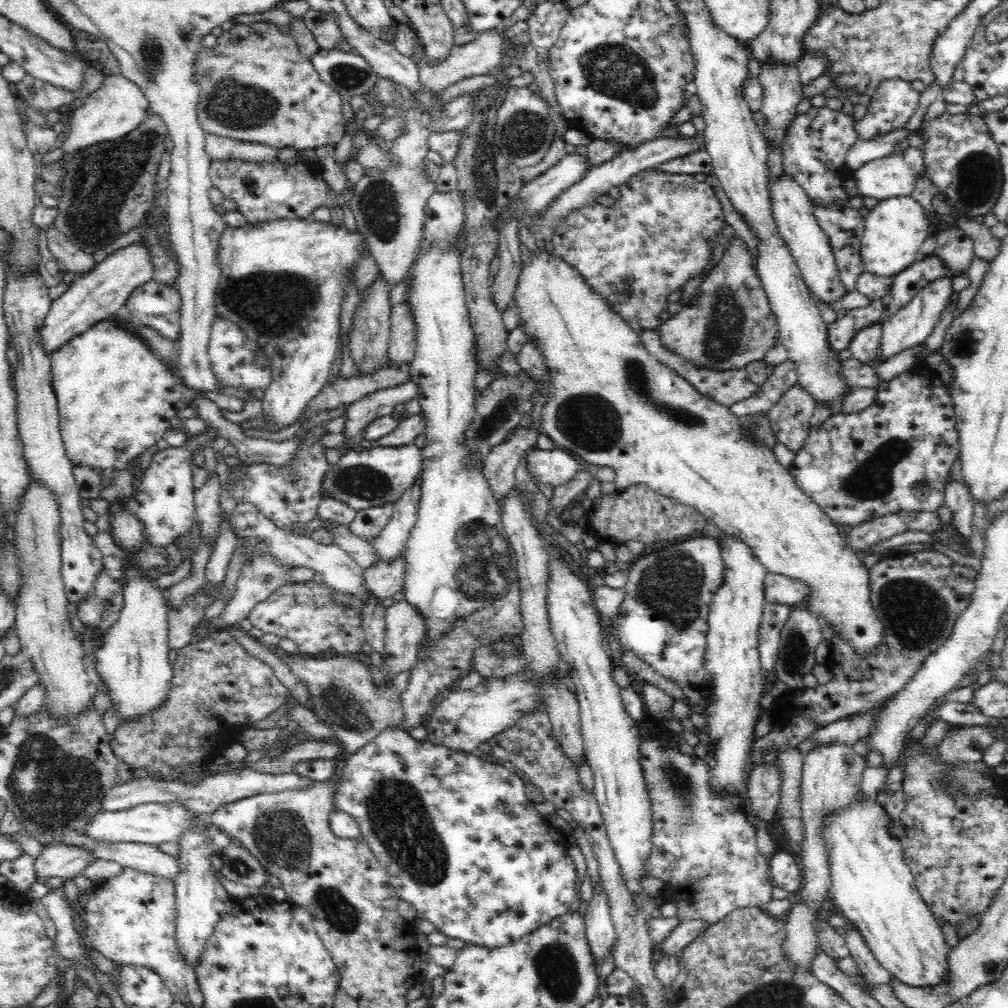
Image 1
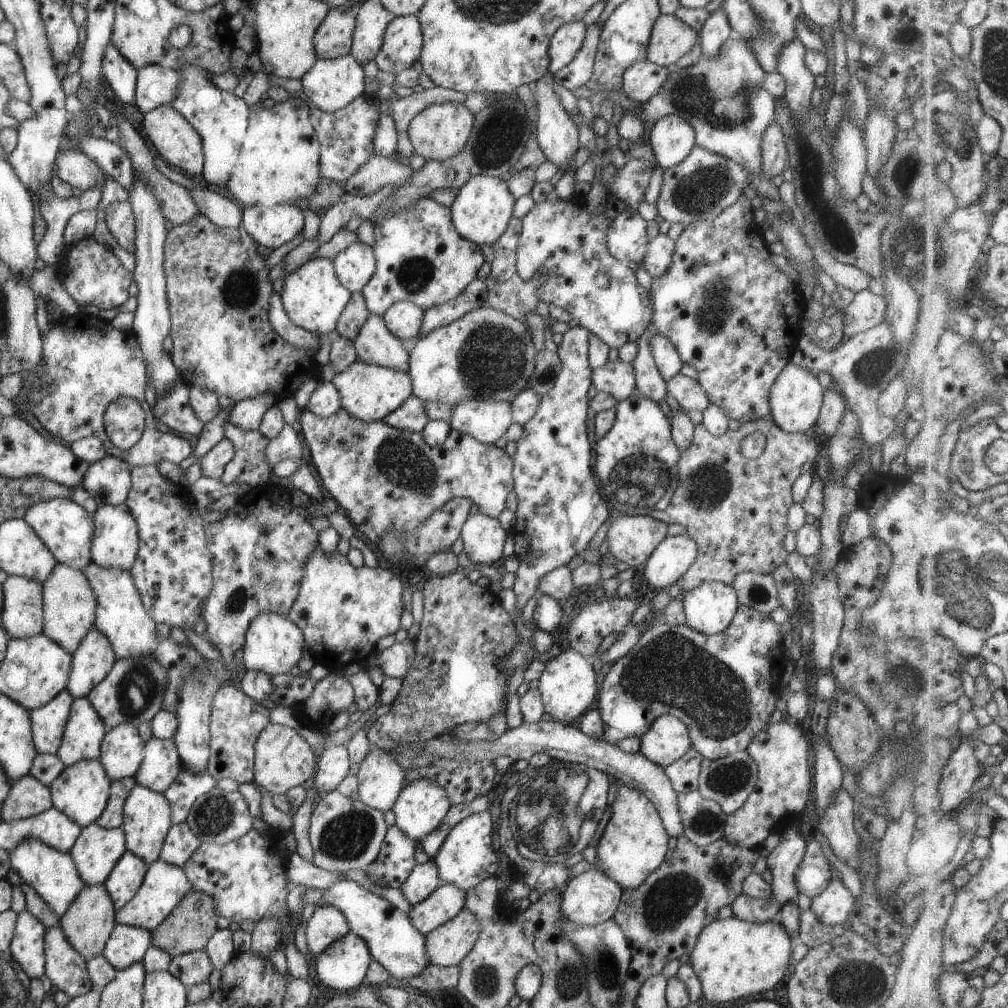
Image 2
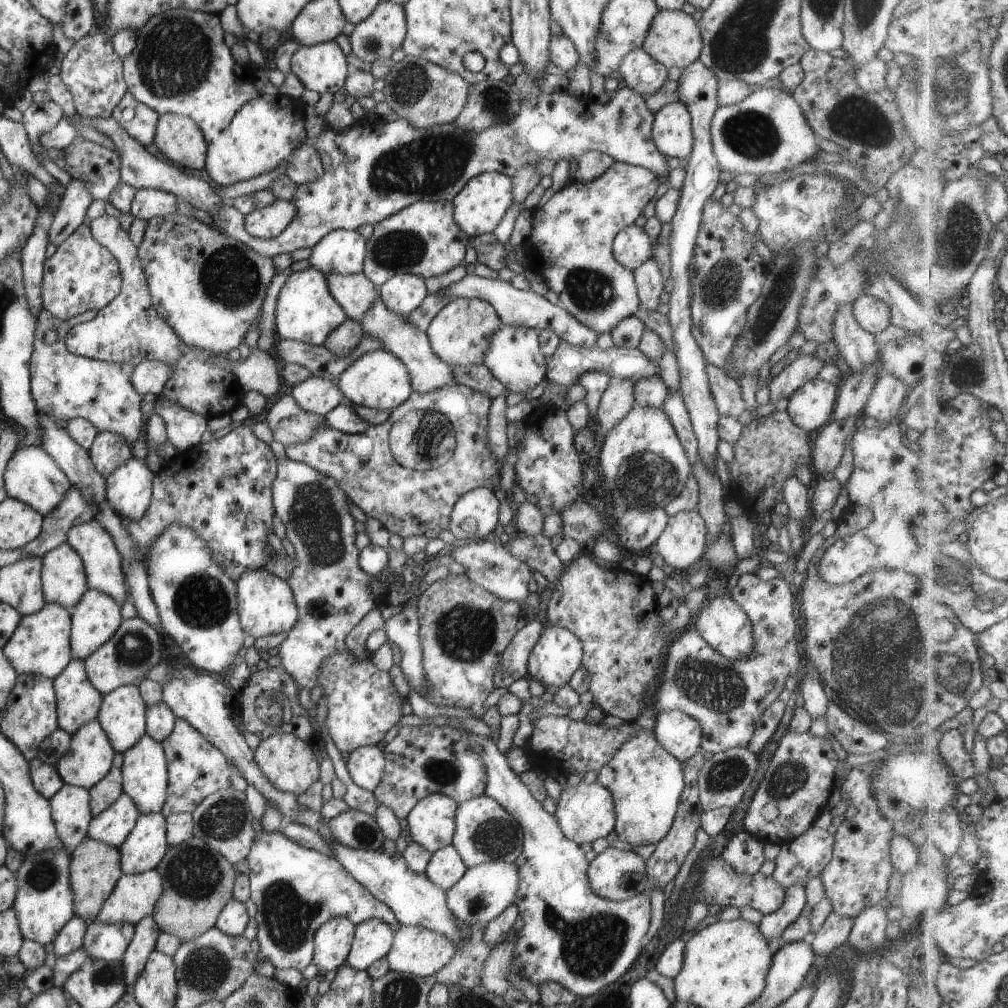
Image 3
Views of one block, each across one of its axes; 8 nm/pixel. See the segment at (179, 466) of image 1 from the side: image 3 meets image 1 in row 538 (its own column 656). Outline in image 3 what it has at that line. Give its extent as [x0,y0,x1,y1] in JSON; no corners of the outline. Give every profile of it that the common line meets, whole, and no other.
[212,84,669,258]

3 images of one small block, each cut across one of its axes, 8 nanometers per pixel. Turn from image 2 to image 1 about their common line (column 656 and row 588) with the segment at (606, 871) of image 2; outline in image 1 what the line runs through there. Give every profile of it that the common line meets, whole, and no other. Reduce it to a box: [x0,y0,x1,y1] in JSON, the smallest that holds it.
[514,249,882,652]

